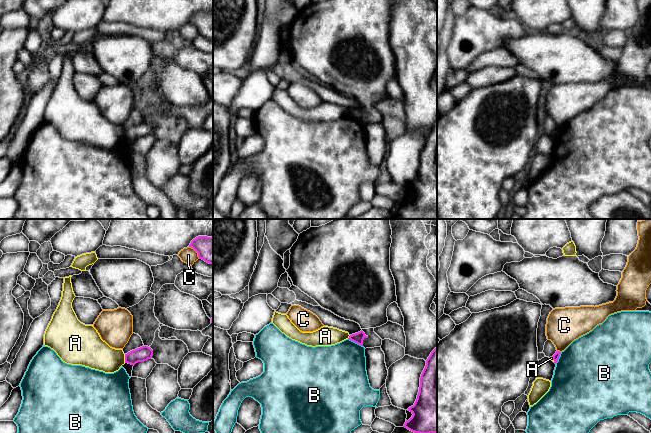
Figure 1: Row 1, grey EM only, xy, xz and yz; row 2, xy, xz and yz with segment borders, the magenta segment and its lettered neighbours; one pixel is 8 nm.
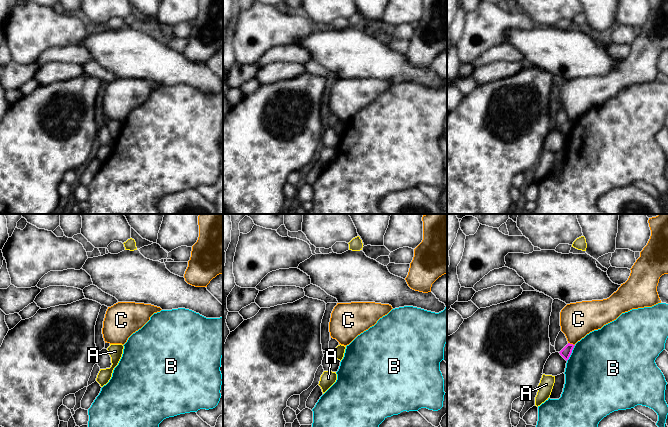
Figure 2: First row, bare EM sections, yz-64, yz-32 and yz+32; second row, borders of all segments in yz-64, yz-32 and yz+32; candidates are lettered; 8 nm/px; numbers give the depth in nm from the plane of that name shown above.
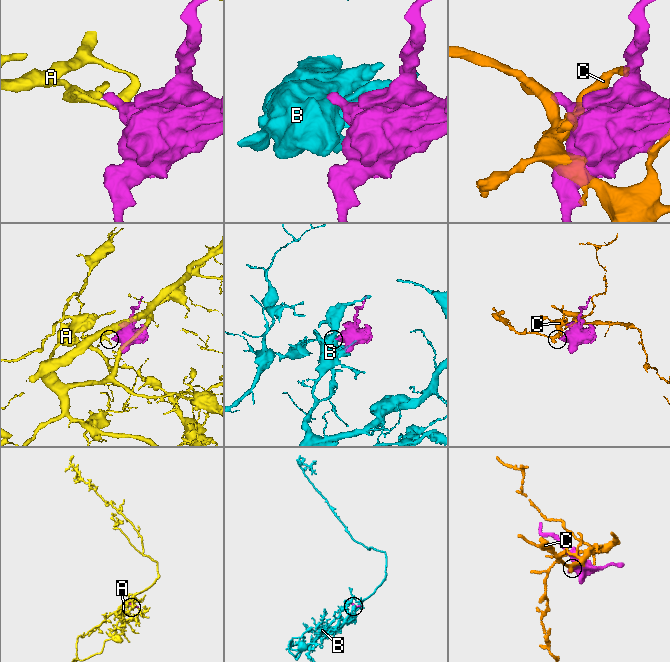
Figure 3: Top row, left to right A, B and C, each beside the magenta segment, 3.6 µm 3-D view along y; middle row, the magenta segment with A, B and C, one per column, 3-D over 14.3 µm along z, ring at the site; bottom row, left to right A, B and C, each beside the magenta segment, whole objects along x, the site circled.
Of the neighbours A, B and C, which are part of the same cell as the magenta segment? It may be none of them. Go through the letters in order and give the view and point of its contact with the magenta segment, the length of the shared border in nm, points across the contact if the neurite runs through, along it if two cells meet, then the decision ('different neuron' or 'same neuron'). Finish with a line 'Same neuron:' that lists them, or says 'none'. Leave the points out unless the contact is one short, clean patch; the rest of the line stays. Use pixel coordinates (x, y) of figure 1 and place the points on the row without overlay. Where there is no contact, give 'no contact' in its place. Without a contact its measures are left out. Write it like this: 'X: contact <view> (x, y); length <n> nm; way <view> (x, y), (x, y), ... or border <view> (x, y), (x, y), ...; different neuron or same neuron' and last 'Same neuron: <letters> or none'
A: contact xy (125, 134); length 70 nm; border xy (124, 130), (125, 138); different neuron
B: contact xz (355, 118); length 140 nm; border xz (348, 114), (362, 122); different neuron
C: contact xy (196, 27); length 130 nm; different neuron
Same neuron: none

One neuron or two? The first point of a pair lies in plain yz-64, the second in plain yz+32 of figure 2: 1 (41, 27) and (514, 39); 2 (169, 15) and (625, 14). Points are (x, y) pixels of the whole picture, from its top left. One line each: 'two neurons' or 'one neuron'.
1: two neurons
2: one neuron

